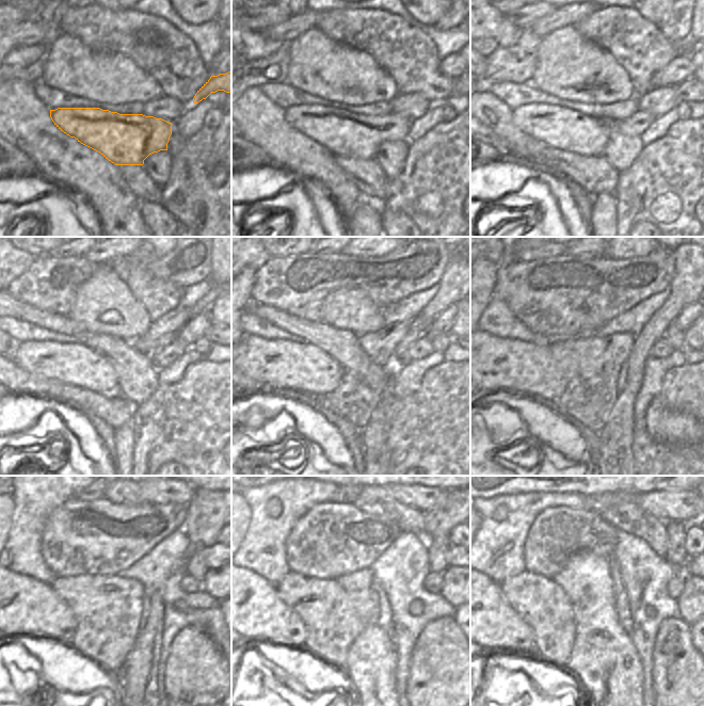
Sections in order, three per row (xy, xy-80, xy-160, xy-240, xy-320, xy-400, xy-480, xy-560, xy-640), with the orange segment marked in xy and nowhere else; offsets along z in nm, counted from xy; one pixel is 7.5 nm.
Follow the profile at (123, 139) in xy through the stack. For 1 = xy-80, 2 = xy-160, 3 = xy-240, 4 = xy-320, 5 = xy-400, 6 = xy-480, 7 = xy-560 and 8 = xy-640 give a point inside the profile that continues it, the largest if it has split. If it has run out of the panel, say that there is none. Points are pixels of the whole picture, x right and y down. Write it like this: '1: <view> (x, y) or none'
1: xy-80 (356, 135)
2: xy-160 (559, 127)
3: xy-240 (77, 365)
4: xy-320 (285, 363)
5: xy-400 (492, 363)
6: xy-480 (15, 604)
7: xy-560 (253, 608)
8: xy-640 (492, 622)

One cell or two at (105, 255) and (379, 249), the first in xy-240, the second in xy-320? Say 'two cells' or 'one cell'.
one cell

